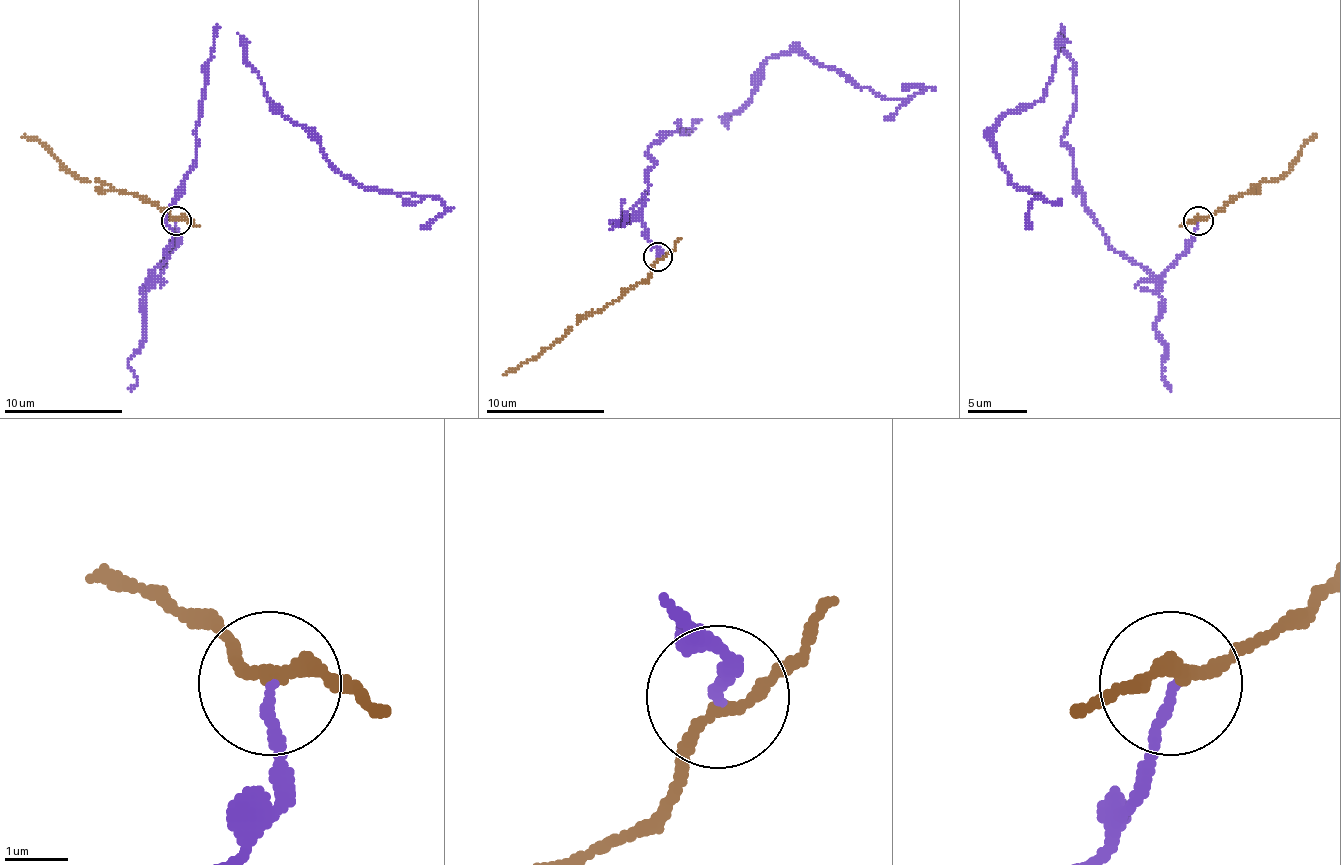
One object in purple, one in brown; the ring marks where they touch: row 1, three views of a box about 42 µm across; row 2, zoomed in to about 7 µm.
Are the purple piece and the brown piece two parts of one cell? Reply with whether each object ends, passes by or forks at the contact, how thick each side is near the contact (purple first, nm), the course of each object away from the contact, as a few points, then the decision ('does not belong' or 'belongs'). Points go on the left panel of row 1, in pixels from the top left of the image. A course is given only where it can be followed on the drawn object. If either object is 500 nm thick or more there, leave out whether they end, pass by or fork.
purple ends; brown passes by; calibres 140 and 200 nm; course purple (175, 220), (158, 276), (220, 27), (273, 104), (365, 187), (439, 199), (421, 228); course brown (175, 220), (164, 208), (134, 193), (81, 181), (36, 140), (21, 137); does not belong

